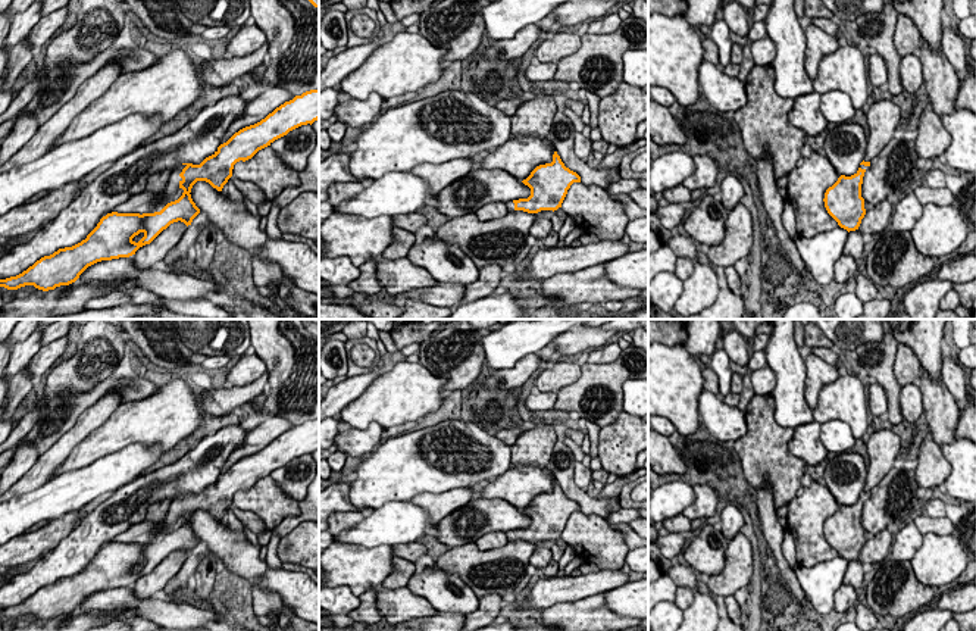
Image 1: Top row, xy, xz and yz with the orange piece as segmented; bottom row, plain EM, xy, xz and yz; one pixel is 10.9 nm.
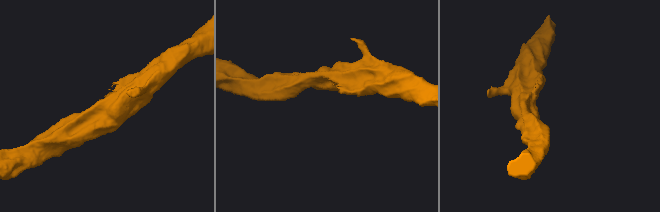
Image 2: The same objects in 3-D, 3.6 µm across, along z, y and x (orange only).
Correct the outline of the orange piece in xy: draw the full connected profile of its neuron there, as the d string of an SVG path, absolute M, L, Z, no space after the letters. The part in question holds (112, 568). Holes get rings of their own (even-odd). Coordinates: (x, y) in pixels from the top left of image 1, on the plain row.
M310 419L285 431L260 452L235 462L200 494L182 493L168 509L159 532L151 522L132 525L103 546L85 569L44 585L16 606L0 609L0 616L18 619L34 615L49 621L75 612L91 594L101 590L129 587L150 574L173 552L191 555L200 538L191 528L197 510L206 510L218 521L232 506L234 494L251 488L290 460L319 449L319 419Z

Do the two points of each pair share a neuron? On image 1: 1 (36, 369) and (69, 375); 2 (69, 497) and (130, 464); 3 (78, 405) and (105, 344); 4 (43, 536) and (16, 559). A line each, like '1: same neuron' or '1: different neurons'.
1: different neurons
2: same neuron
3: different neurons
4: same neuron

